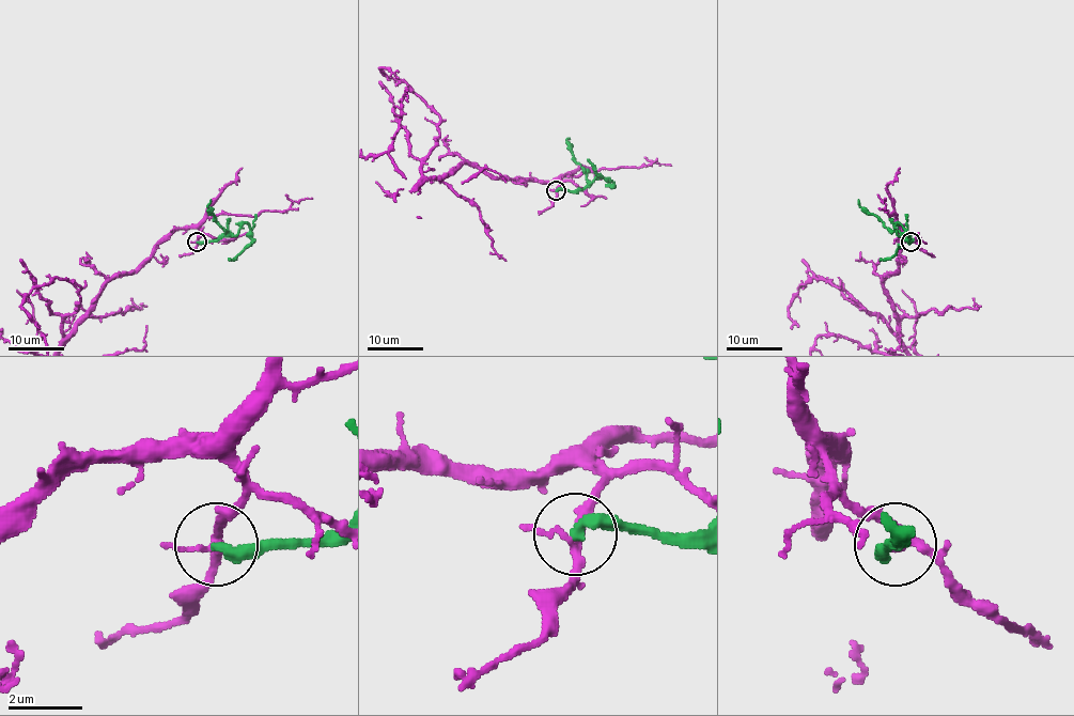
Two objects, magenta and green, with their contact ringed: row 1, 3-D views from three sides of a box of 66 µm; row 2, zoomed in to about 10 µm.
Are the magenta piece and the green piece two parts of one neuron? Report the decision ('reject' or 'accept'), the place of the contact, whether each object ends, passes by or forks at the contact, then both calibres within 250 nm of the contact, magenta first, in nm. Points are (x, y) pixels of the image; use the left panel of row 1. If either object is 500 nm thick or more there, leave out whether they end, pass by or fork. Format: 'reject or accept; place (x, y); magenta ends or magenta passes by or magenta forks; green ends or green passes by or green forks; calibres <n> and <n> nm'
reject; place (197, 242); magenta forks; green ends; calibres 170 and 320 nm

